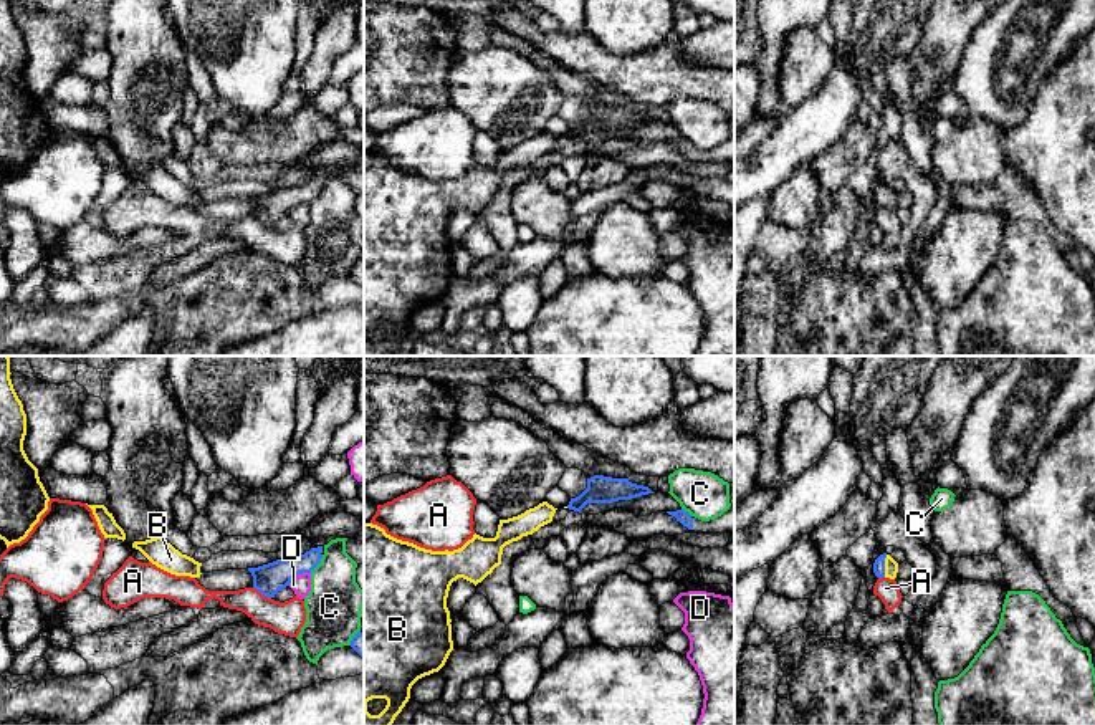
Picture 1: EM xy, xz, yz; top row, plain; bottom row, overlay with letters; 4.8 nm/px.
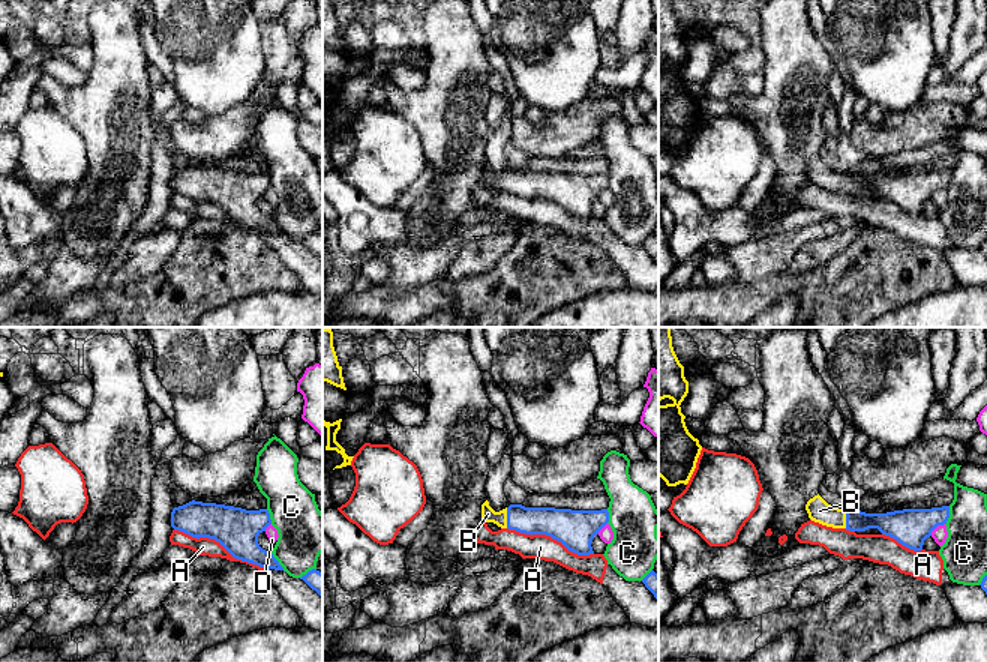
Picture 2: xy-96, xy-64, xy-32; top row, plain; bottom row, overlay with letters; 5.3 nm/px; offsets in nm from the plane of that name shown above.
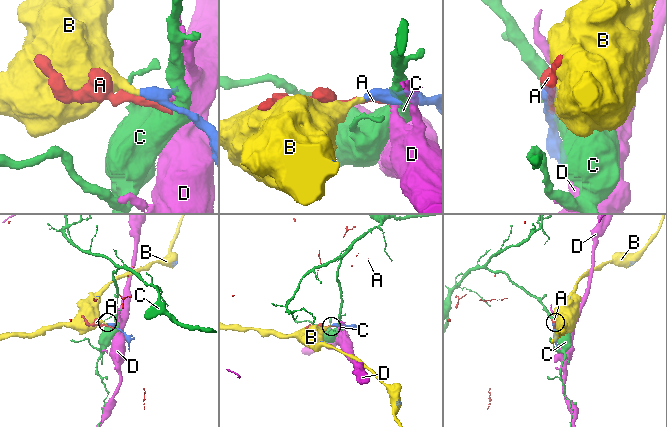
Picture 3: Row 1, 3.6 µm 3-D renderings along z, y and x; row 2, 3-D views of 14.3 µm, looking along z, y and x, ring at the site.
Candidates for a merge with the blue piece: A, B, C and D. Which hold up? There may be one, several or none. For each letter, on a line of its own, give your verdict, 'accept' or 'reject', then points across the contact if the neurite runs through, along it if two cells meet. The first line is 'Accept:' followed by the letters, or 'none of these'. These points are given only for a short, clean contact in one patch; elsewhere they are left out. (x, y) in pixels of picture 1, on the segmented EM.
Accept: B
A: reject
B: accept
C: reject
D: reject | along xy (310, 571), (300, 573), (288, 585)

